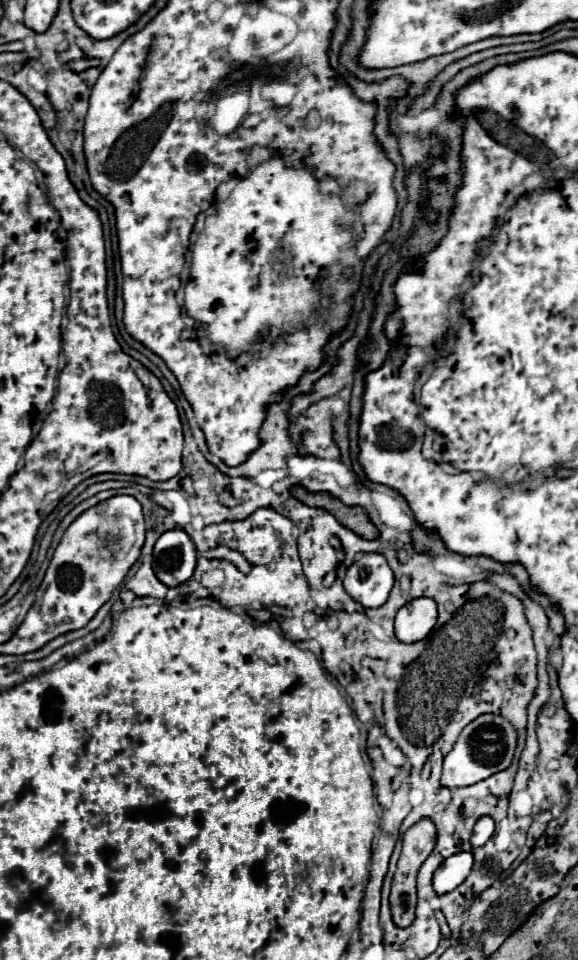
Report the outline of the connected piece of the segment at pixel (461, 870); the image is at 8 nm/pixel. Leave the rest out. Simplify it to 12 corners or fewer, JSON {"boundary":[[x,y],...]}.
{"boundary":[[456,853],[434,871],[438,895],[454,891],[472,869],[470,853]]}

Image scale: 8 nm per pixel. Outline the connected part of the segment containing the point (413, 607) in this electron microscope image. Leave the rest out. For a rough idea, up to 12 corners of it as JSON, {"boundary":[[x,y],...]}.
{"boundary":[[420,597],[396,615],[396,639],[422,641],[434,629],[434,599]]}

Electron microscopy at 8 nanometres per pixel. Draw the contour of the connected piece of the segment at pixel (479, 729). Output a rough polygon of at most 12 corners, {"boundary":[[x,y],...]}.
{"boundary":[[500,715],[468,723],[442,785],[468,787],[510,767],[518,731]]}

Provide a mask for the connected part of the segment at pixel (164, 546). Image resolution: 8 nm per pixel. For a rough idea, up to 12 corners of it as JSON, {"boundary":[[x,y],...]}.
{"boundary":[[172,529],[154,545],[154,573],[166,587],[188,581],[196,549]]}

